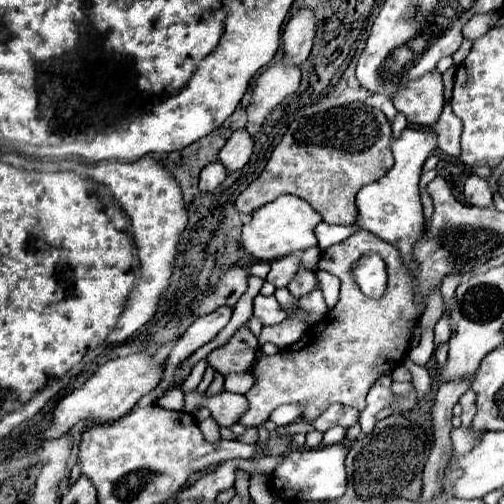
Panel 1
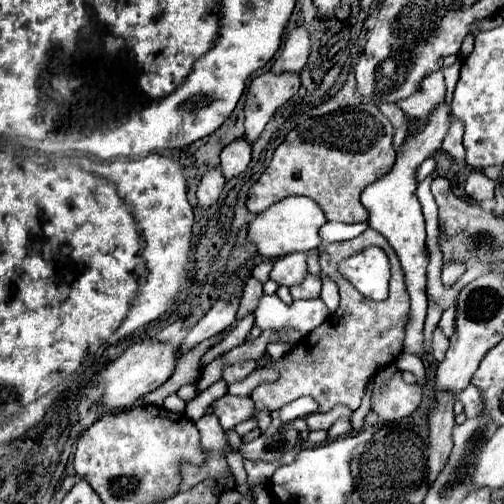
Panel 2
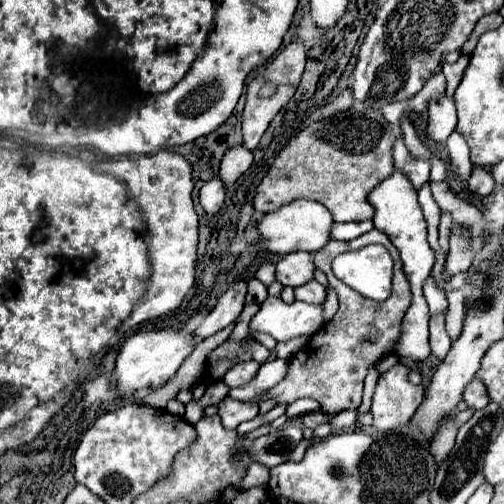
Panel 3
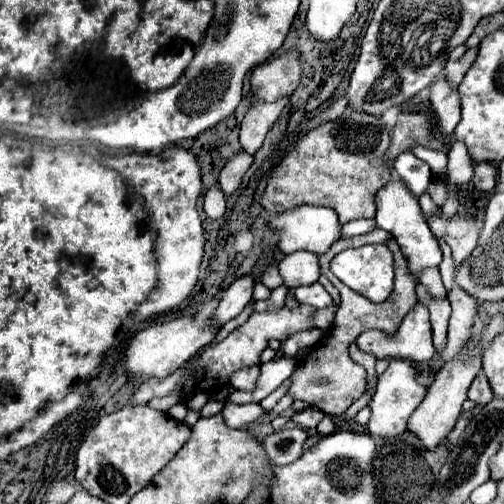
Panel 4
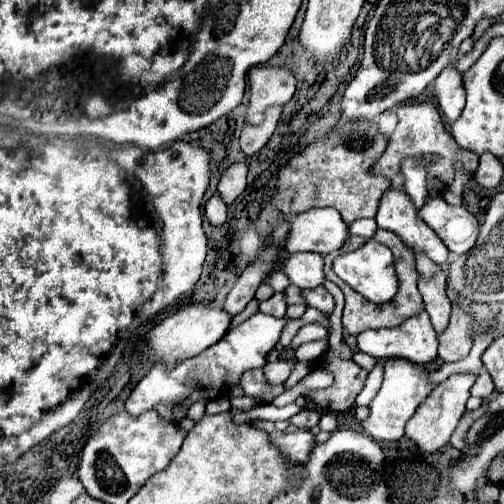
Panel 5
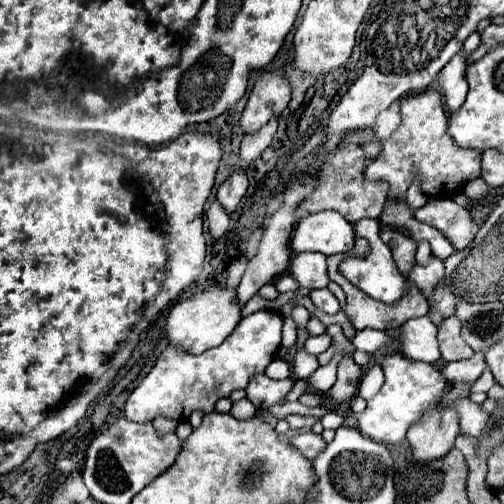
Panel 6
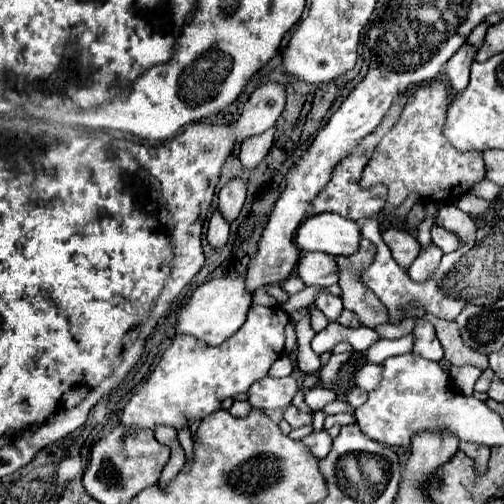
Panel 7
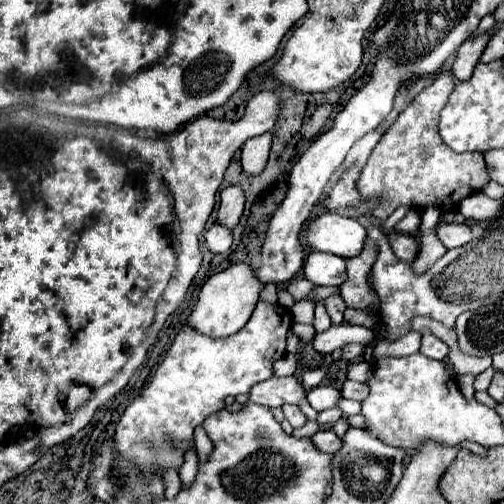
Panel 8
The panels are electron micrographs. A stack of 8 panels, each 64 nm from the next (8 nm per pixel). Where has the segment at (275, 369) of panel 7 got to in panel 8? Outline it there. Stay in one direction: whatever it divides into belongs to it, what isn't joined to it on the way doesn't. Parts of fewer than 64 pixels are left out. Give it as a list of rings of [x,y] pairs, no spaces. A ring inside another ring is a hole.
[[[286,354],[274,364],[274,376],[292,376],[296,370],[296,358],[292,354]]]

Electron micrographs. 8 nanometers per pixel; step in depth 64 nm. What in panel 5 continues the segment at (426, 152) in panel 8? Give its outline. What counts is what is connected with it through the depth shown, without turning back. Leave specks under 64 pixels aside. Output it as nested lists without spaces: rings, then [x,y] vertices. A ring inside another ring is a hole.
[[[420,102],[420,104],[402,104],[398,106],[398,126],[394,130],[394,134],[390,136],[390,142],[388,142],[388,148],[386,152],[382,154],[382,158],[376,162],[374,166],[374,172],[386,176],[394,188],[402,188],[404,184],[404,176],[400,174],[400,162],[404,156],[416,156],[416,158],[422,158],[424,154],[436,154],[440,156],[440,162],[438,164],[428,164],[426,162],[426,168],[428,168],[428,188],[446,188],[448,182],[454,178],[454,168],[452,164],[456,160],[460,160],[464,164],[466,170],[474,172],[478,168],[478,156],[474,152],[468,152],[468,150],[462,150],[456,140],[452,140],[450,132],[446,130],[444,122],[442,122],[442,116],[436,108],[434,102]]]

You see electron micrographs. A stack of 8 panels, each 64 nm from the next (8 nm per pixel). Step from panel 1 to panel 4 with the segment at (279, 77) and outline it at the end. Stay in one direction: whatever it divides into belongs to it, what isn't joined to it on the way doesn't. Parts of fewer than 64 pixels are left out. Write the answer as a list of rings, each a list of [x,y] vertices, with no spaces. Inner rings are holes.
[[[288,96],[278,98],[276,102],[252,100],[242,124],[240,124],[240,144],[248,154],[254,154],[262,142],[266,132],[272,128],[276,118],[280,116],[282,108],[288,104]]]

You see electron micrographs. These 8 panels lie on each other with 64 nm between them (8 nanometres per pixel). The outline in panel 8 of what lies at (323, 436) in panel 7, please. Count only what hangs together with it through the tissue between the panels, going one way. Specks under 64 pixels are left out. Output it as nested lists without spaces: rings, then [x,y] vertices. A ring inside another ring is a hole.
[[[320,430],[320,432],[316,432],[310,440],[312,440],[312,444],[314,444],[316,448],[320,448],[320,452],[334,454],[336,448],[340,448],[340,438],[338,438],[332,430]]]

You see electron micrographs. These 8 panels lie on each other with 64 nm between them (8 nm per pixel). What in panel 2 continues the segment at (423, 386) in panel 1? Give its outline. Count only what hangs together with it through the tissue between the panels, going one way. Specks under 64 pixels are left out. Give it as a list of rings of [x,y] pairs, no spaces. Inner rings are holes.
[[[404,352],[402,356],[398,356],[396,366],[398,366],[398,370],[410,370],[416,376],[416,384],[418,386],[424,386],[426,384],[426,370],[424,370],[422,360],[418,356]]]

